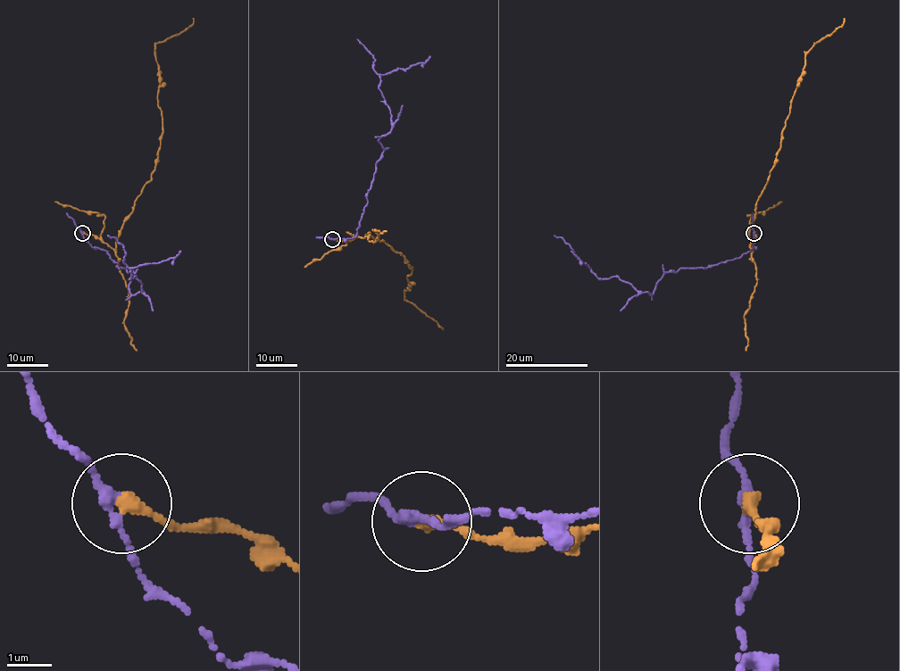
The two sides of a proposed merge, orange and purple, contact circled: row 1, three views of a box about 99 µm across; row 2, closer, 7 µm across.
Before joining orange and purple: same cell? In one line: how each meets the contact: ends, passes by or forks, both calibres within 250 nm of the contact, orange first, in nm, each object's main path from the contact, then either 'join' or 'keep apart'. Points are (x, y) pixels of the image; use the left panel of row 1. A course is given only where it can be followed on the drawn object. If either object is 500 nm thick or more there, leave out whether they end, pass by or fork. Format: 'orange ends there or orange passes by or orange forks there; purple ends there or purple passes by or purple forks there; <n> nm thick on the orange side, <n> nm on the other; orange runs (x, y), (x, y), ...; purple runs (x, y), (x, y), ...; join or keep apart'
orange ends there; purple passes by; 280 nm thick on the orange side, 190 nm on the other; orange runs (82, 232), (116, 247), (123, 219), (151, 179), (160, 146), (162, 128), (154, 45), (182, 32), (194, 19); purple runs (82, 232), (119, 268), (133, 271), (133, 295), (142, 292), (135, 277), (129, 278), (131, 269), (180, 251); keep apart

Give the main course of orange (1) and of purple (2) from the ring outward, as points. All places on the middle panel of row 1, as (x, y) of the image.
1: (332, 239), (345, 241), (368, 234), (400, 253), (412, 268), (404, 297), (444, 329)
2: (332, 239), (355, 236), (382, 152), (379, 139), (391, 130), (380, 76), (424, 63), (430, 56)

